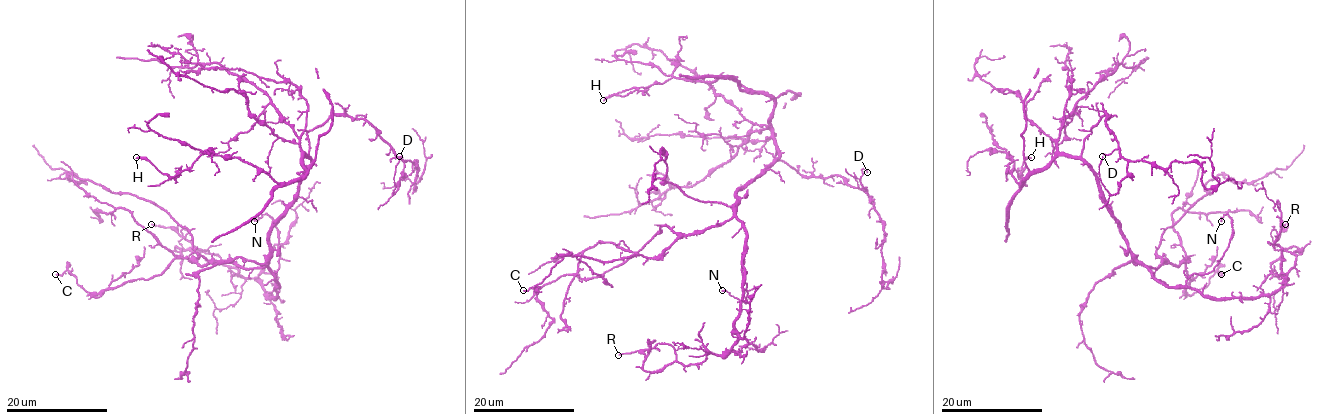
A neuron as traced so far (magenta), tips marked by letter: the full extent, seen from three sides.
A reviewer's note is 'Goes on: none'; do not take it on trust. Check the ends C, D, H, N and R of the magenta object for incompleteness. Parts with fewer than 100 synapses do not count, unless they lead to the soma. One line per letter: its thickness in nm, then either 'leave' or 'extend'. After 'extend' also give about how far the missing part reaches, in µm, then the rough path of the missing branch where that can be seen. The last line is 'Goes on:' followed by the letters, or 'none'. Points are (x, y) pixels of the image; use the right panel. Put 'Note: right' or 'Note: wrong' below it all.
C: 140 nm | leave
D: 130 nm | leave
H: 260 nm | leave
N: 100 nm | leave
R: 150 nm | leave
Goes on: none
Note: right

